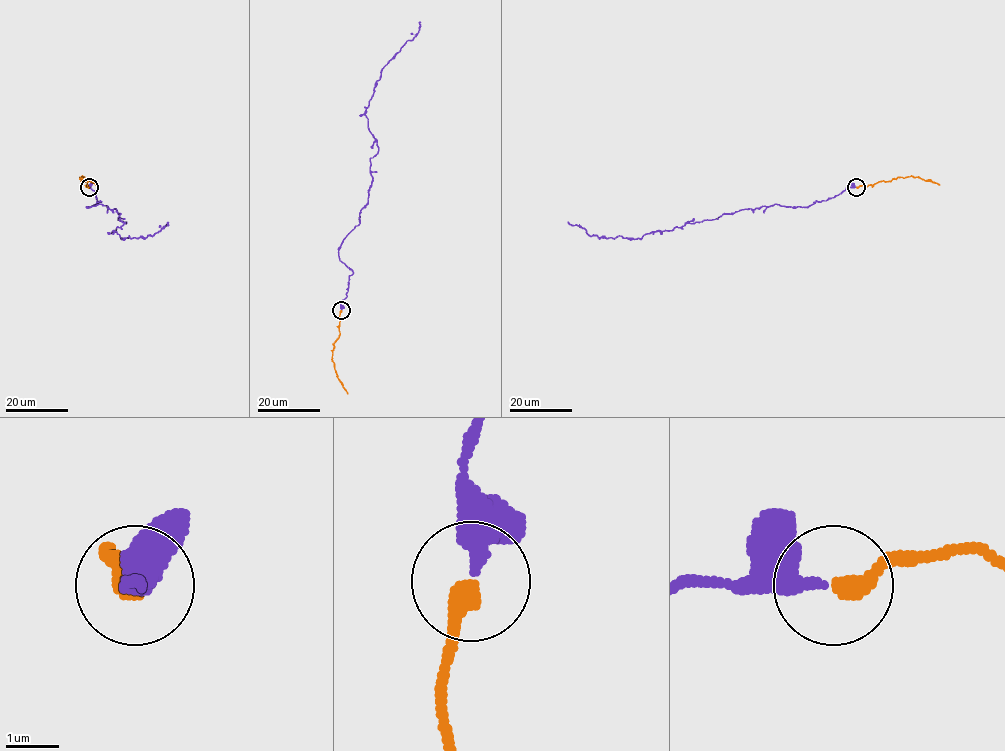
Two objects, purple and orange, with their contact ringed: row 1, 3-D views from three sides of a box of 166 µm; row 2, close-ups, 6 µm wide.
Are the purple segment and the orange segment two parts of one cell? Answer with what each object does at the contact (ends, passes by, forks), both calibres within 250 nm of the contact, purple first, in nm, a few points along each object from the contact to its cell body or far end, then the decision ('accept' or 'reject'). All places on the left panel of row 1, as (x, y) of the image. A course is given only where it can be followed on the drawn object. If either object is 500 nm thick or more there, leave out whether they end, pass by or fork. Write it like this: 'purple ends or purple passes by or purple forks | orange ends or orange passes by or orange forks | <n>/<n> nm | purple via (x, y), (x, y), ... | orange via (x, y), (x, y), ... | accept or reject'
purple ends | orange ends | 380/380 nm | purple via (89, 187), (101, 201), (86, 207), (116, 209), (126, 222), (113, 231), (122, 239), (152, 236), (168, 222) | orange via (89, 187), (88, 181), (80, 177), (95, 185) | accept

